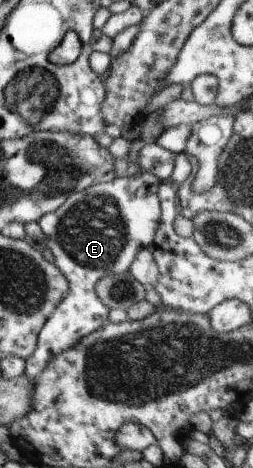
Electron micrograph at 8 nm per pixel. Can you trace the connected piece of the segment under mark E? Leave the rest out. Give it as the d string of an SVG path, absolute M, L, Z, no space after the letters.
M138 171L136 176L116 177L105 183L94 183L81 191L72 192L68 198L54 210L44 214L37 222L45 238L45 246L50 250L55 267L62 273L68 283L67 293L44 321L37 335L36 348L25 361L23 376L30 382L45 370L51 356L57 355L77 340L104 325L109 309L106 308L95 293L95 284L107 274L121 273L129 270L134 255L140 249L150 248L159 225L161 210L157 190L162 179L152 171Z

